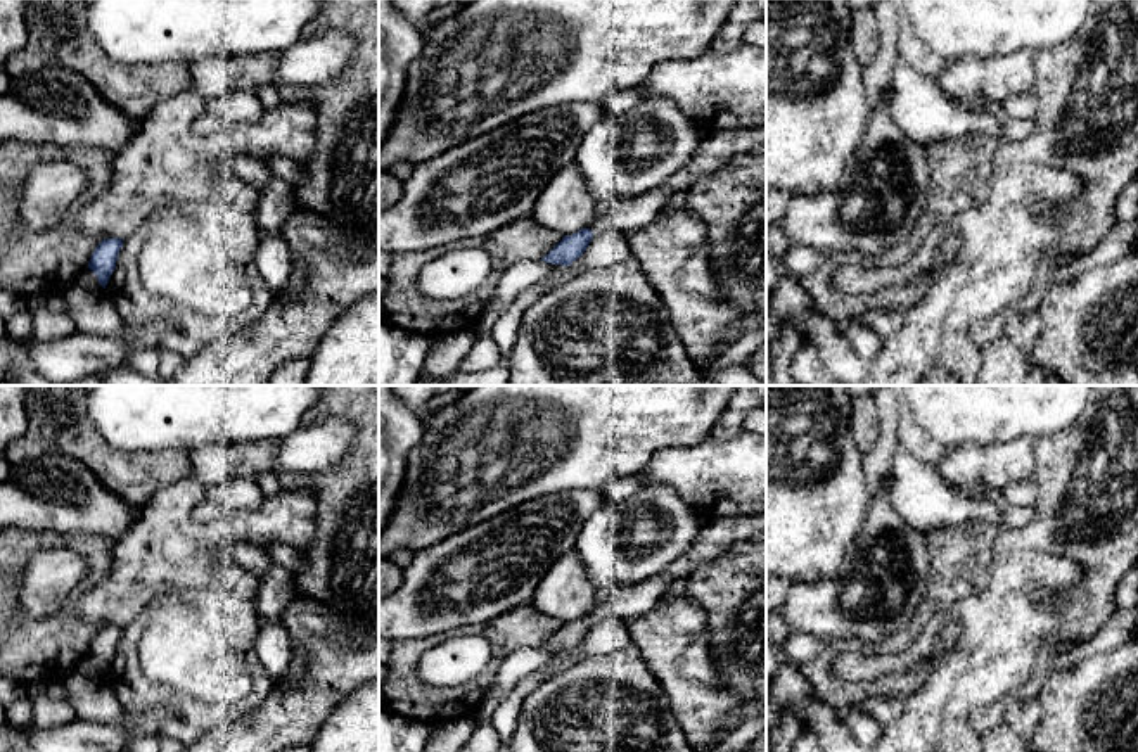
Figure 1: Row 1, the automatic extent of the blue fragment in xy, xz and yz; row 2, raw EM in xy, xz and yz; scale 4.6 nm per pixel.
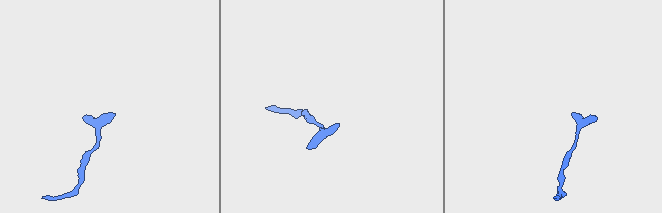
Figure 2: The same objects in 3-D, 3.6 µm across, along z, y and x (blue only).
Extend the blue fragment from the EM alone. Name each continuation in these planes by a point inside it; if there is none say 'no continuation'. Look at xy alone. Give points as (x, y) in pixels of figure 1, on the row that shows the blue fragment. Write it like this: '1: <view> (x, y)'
no continuation

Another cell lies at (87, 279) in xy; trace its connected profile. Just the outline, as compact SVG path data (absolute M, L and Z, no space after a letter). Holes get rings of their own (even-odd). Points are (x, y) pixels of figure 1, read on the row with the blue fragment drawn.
M85 268L76 278L74 284L80 285L83 290L102 294L104 287L99 284L97 275Z

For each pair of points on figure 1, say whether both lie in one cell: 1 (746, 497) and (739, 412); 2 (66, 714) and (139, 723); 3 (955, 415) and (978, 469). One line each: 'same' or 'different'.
1: different
2: different
3: different

